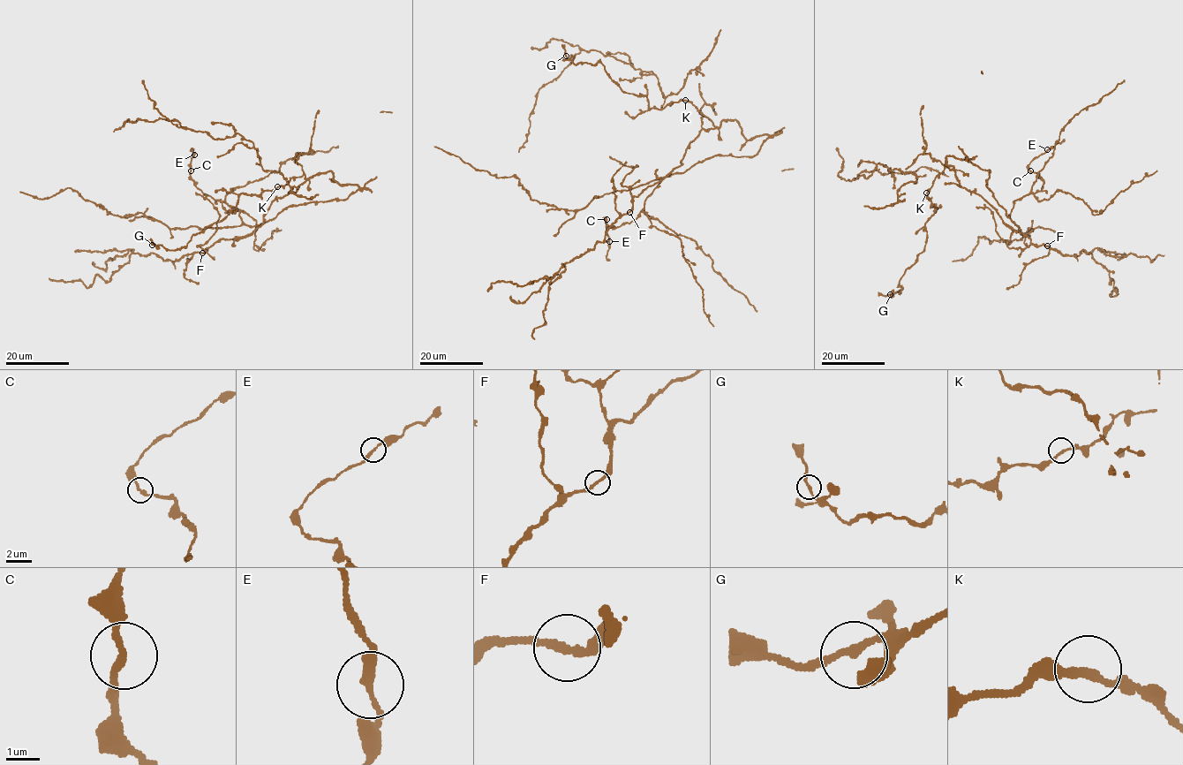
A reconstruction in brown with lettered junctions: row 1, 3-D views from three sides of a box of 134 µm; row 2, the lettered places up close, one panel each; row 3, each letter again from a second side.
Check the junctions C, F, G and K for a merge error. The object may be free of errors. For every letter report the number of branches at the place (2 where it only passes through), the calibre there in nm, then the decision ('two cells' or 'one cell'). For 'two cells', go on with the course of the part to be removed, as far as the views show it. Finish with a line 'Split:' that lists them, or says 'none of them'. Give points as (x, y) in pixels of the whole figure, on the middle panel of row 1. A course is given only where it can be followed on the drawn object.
C: 2 | 200 nm | one cell
F: 2 | 220 nm | one cell
G: 2 | 200 nm | one cell
K: 2 | 200 nm | one cell
Split: none of them

